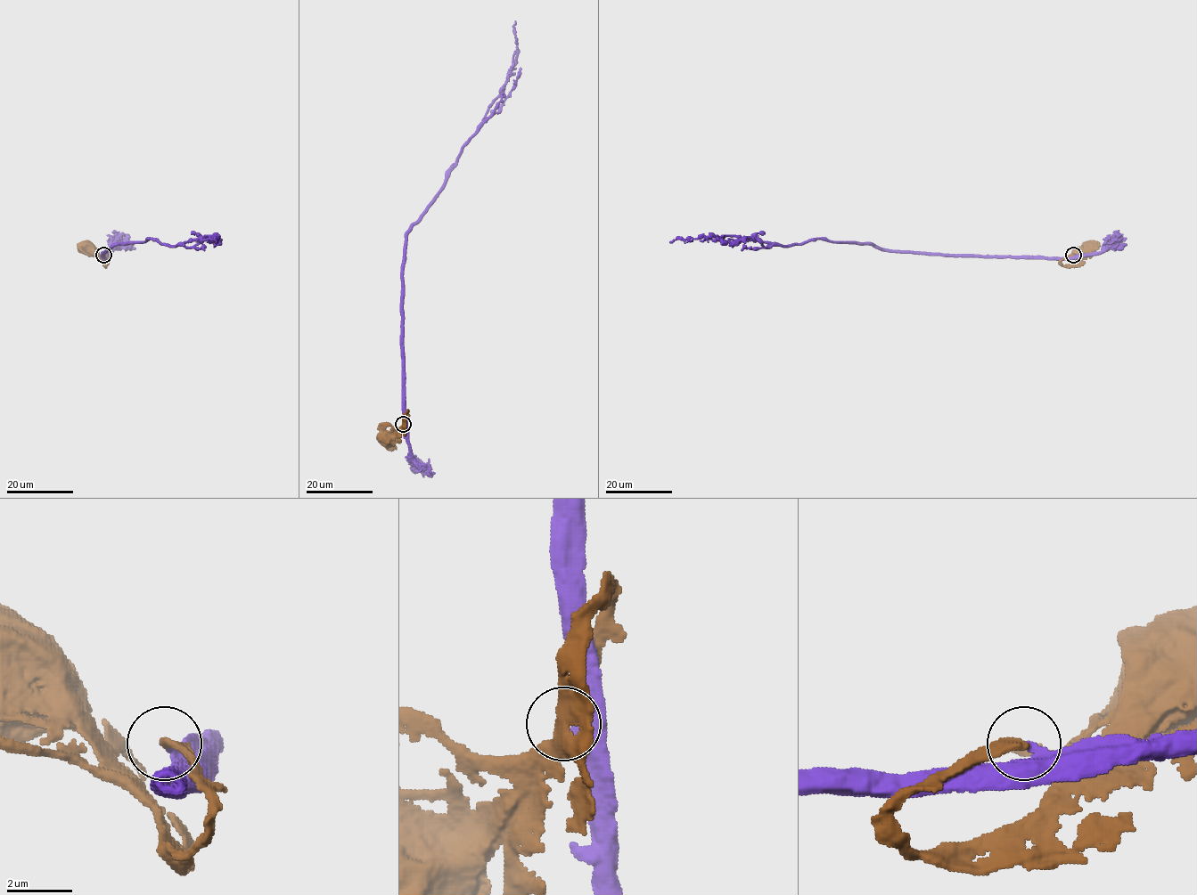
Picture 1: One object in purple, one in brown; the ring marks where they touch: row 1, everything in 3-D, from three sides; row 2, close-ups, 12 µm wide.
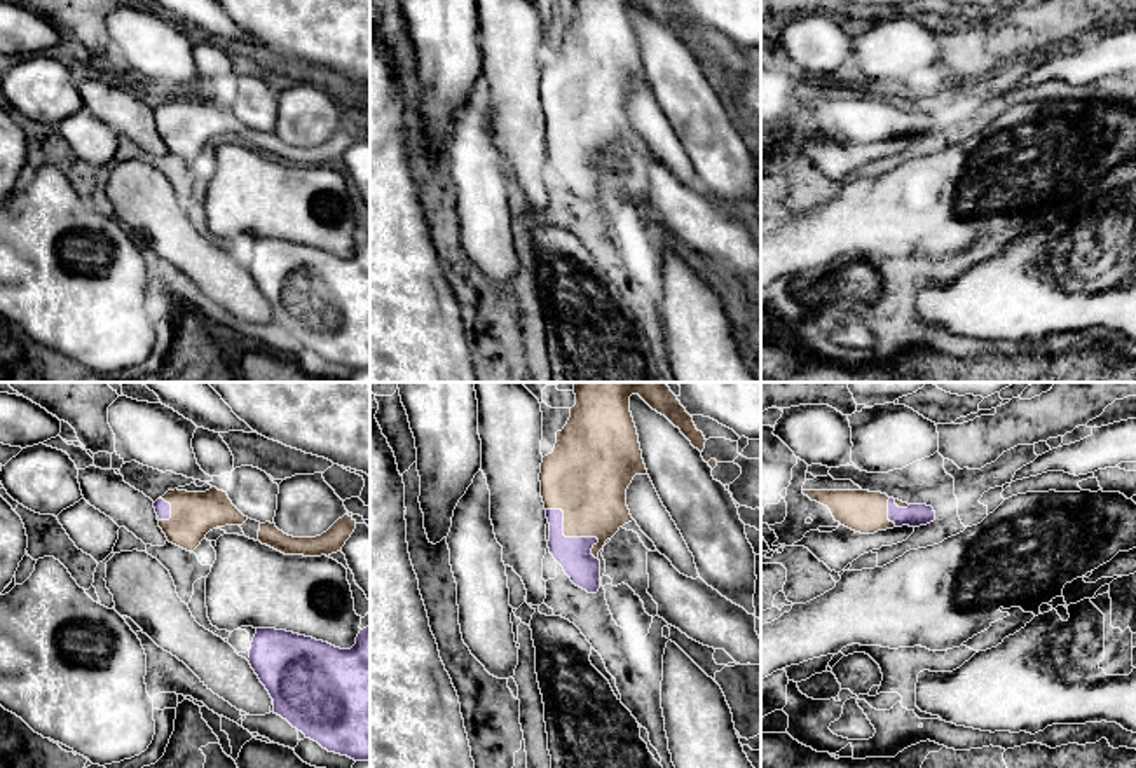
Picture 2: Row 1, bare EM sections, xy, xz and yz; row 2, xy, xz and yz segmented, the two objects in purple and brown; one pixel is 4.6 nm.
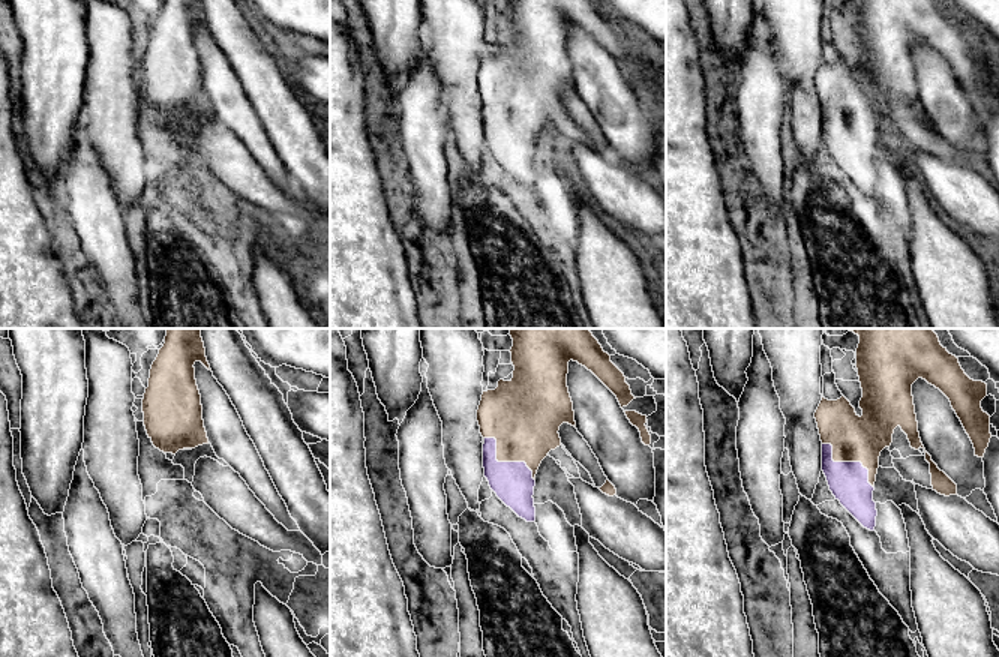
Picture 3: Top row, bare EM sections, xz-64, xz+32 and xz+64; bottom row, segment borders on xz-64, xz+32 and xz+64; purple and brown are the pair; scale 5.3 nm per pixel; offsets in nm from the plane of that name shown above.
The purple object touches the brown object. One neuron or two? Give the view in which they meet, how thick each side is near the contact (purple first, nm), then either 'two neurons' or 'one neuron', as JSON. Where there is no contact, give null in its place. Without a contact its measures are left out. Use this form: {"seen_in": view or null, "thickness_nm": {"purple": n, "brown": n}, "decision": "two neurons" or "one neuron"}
{"seen_in": "xz", "thickness_nm": {"purple": 160, "brown": 340}, "decision": "one neuron"}

